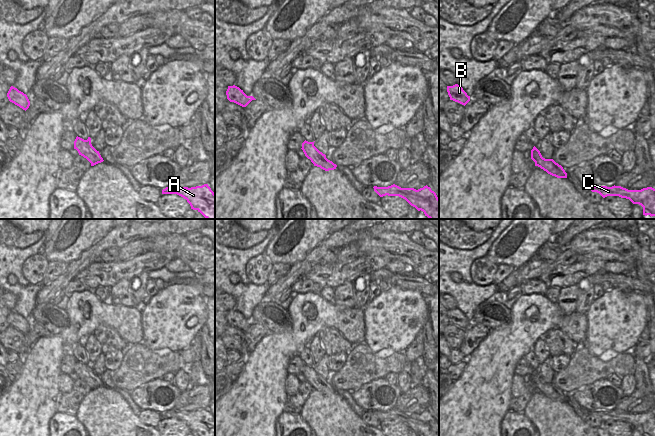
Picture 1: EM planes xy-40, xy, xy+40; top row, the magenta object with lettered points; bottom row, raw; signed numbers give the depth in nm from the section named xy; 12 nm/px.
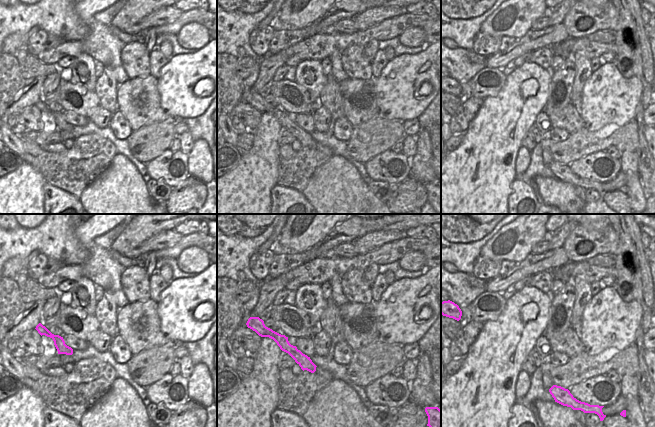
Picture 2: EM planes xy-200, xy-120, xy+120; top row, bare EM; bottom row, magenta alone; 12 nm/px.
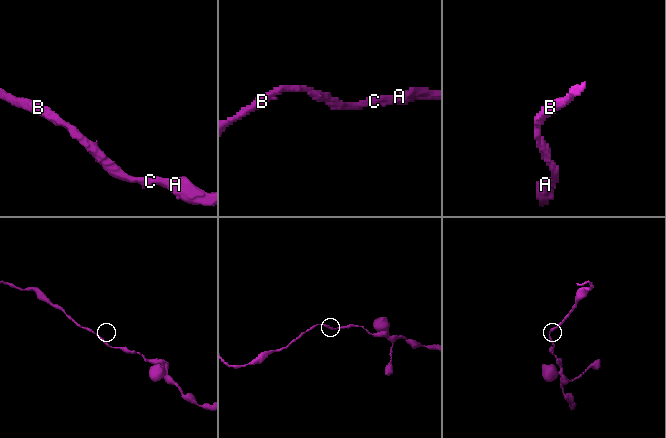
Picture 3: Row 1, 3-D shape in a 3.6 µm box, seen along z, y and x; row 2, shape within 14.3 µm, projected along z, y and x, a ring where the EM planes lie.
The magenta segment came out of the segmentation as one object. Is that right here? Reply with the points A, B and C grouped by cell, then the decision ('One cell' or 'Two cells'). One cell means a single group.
Groups: A B C. One cell

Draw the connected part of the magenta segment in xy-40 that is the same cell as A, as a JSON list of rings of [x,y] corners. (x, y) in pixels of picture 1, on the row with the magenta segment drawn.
[[[208,184],[196,187],[169,186],[162,194],[177,194],[190,204],[191,209],[200,212],[206,219],[215,219],[215,193]]]

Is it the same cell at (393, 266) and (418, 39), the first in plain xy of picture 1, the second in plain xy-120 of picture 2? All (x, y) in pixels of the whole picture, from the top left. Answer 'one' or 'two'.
one

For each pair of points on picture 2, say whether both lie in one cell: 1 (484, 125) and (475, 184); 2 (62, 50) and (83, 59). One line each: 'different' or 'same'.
1: same
2: different

